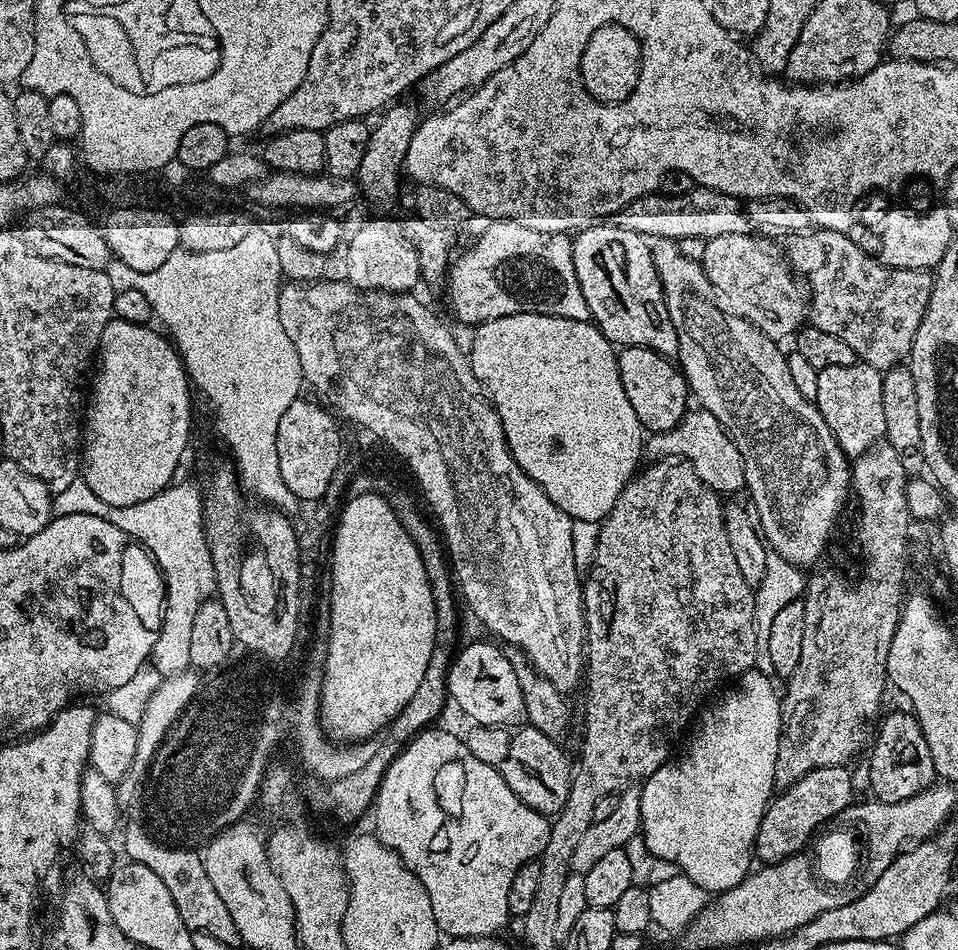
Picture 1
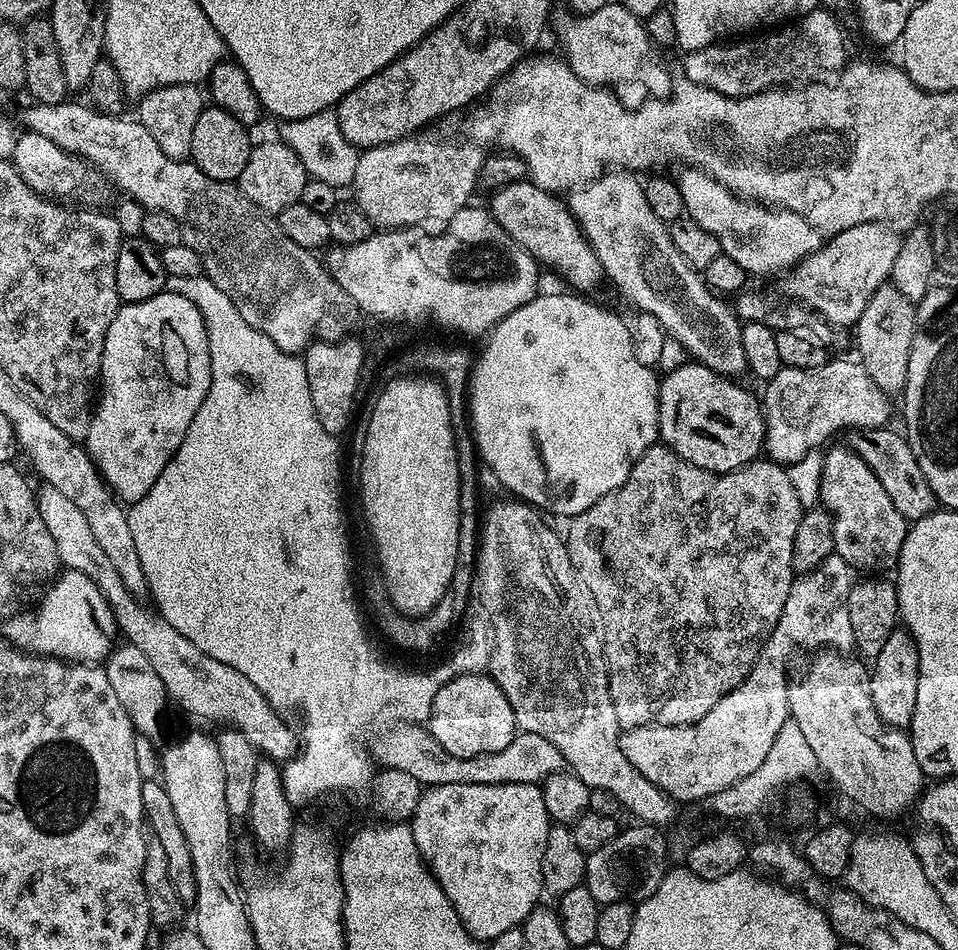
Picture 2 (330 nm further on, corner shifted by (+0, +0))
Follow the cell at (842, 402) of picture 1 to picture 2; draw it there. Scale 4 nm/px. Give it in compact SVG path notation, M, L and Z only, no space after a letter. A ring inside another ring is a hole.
M847 446L831 448L829 447L823 453L824 465L821 472L819 503L832 515L835 555L841 556L849 569L861 568L864 574L887 573L887 568L888 571L895 569L898 562L902 542L910 527L909 521L905 520L902 514L898 514L898 510L894 510L894 502L890 502L886 489L882 487L882 482L874 478L874 470L870 470L870 466L866 466L866 462L858 458L858 454L854 454Z

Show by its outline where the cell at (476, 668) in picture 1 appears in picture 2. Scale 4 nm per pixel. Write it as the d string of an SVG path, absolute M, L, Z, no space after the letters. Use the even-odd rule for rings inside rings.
M479 672L457 674L447 680L434 694L432 715L426 721L428 732L454 758L474 758L478 754L494 754L506 750L518 735L514 710L502 694L502 690L492 681L491 675Z

